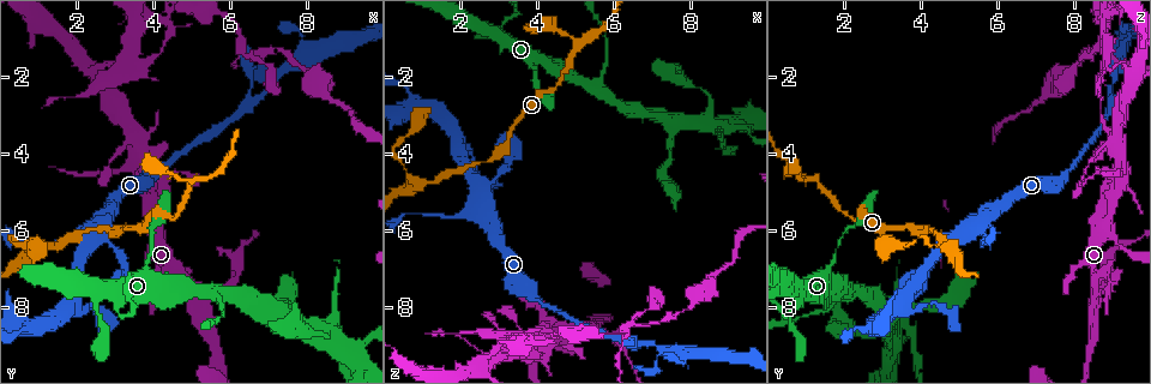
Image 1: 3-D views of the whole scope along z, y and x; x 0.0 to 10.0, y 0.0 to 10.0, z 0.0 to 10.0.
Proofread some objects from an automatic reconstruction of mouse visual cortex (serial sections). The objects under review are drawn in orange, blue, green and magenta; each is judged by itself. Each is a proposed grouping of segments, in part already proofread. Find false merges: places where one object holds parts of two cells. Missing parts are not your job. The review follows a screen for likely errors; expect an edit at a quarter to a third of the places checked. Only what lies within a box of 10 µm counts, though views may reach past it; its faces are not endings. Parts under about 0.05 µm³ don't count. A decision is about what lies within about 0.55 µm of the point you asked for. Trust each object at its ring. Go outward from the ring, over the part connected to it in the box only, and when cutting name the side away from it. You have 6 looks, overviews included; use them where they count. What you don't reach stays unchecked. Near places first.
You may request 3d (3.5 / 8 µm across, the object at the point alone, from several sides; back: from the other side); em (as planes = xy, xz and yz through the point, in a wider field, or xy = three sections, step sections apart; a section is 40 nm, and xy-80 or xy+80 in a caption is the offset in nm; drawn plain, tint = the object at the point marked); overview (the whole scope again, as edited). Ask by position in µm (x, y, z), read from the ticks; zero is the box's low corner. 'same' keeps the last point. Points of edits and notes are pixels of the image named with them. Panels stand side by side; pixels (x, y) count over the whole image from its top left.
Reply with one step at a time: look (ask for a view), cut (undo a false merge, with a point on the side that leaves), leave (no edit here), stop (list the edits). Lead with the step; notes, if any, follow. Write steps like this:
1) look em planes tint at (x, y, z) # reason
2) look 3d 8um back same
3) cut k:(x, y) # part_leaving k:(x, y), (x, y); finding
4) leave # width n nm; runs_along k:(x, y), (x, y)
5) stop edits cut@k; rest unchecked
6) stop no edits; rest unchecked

look 3d 3.5um at (3.95, 6.65, 1.70) # thick turns thin

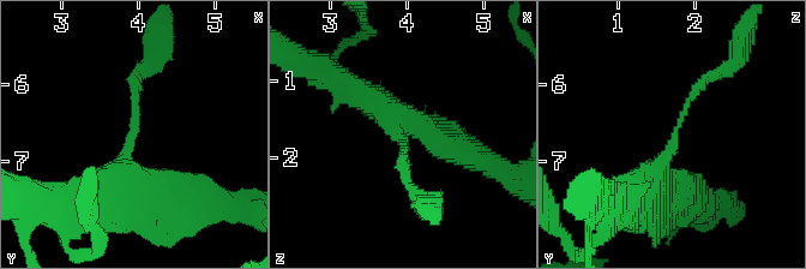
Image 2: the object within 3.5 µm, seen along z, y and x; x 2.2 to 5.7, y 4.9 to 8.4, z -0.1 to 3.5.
look em xy step 1 tint at (3.95, 6.70, 1.75) # arm_widths 150, 400 nm

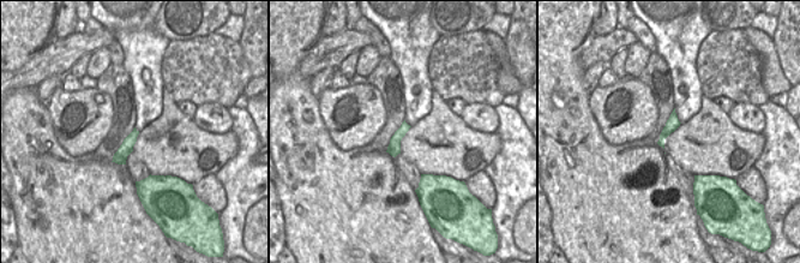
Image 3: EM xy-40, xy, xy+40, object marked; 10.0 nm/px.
leave # runs_along 2:(641, 197), (686, 101), (720, 71); one cell here

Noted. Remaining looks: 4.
look em xy step 5 tint at (3.20, 1.75, 8.90) # arms part here

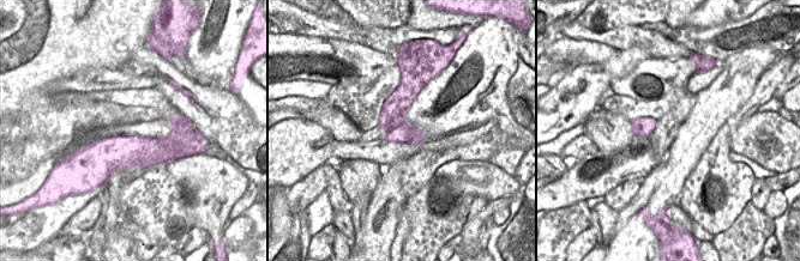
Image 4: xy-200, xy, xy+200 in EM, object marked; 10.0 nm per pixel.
look 3d 3.5um same

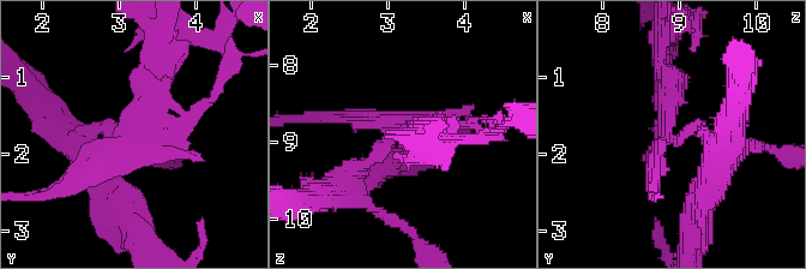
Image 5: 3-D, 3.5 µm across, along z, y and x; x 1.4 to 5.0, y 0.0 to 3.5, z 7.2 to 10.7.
cut 5:(119, 169) # part_leaving 5:(119, 138), (181, 49); two cells meet here

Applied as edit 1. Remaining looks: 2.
stop edits cut@5; rest unchecked

